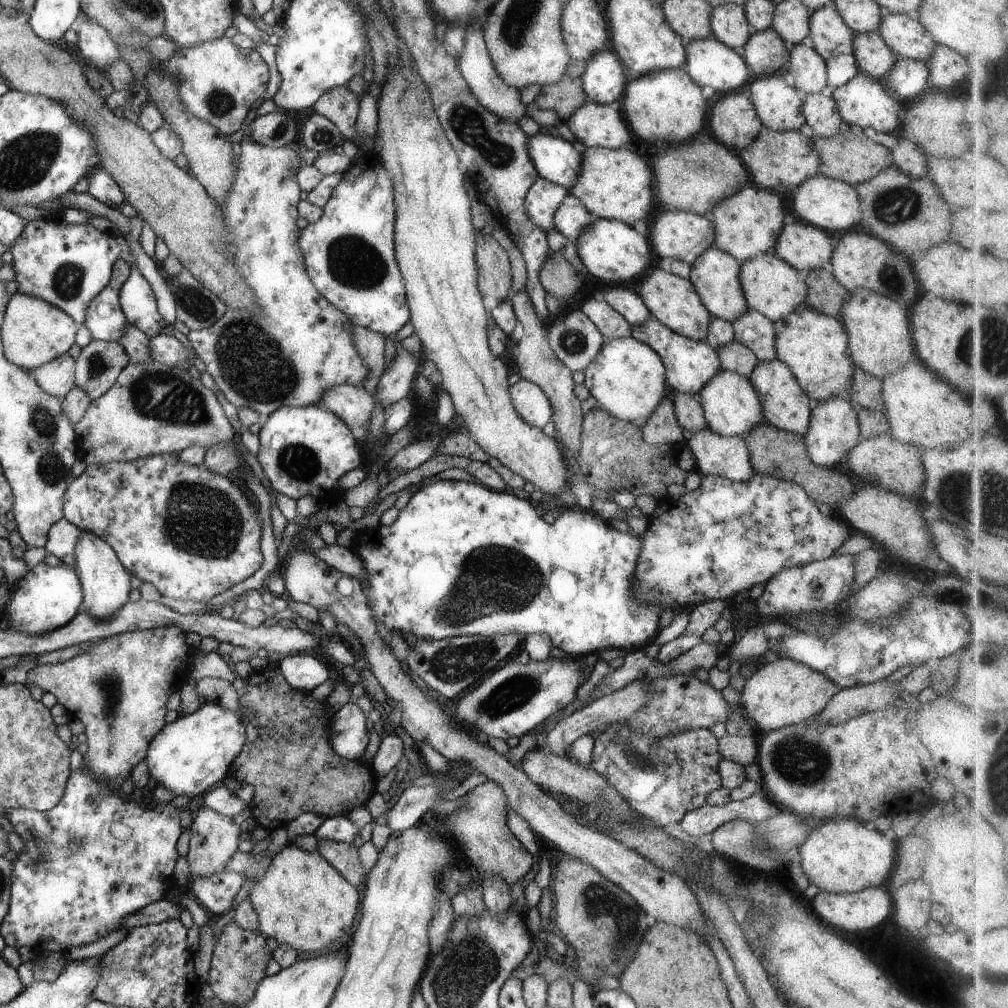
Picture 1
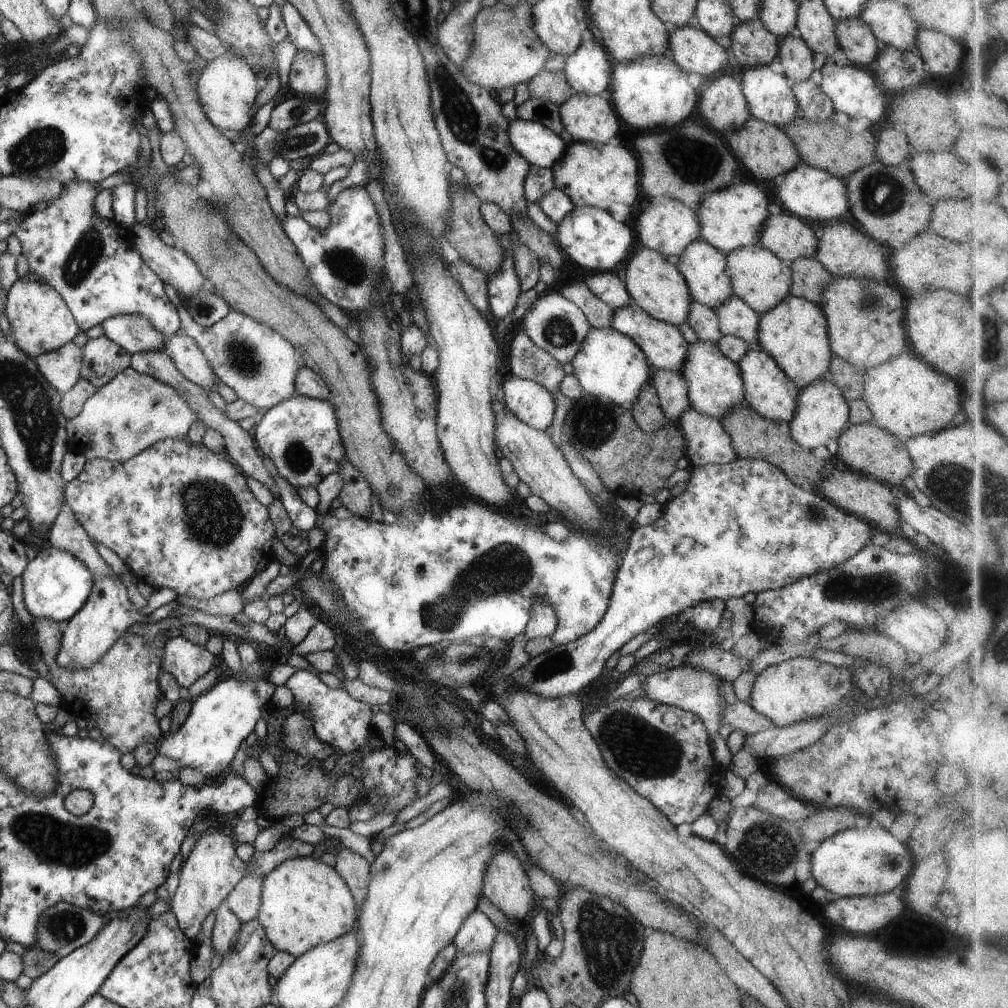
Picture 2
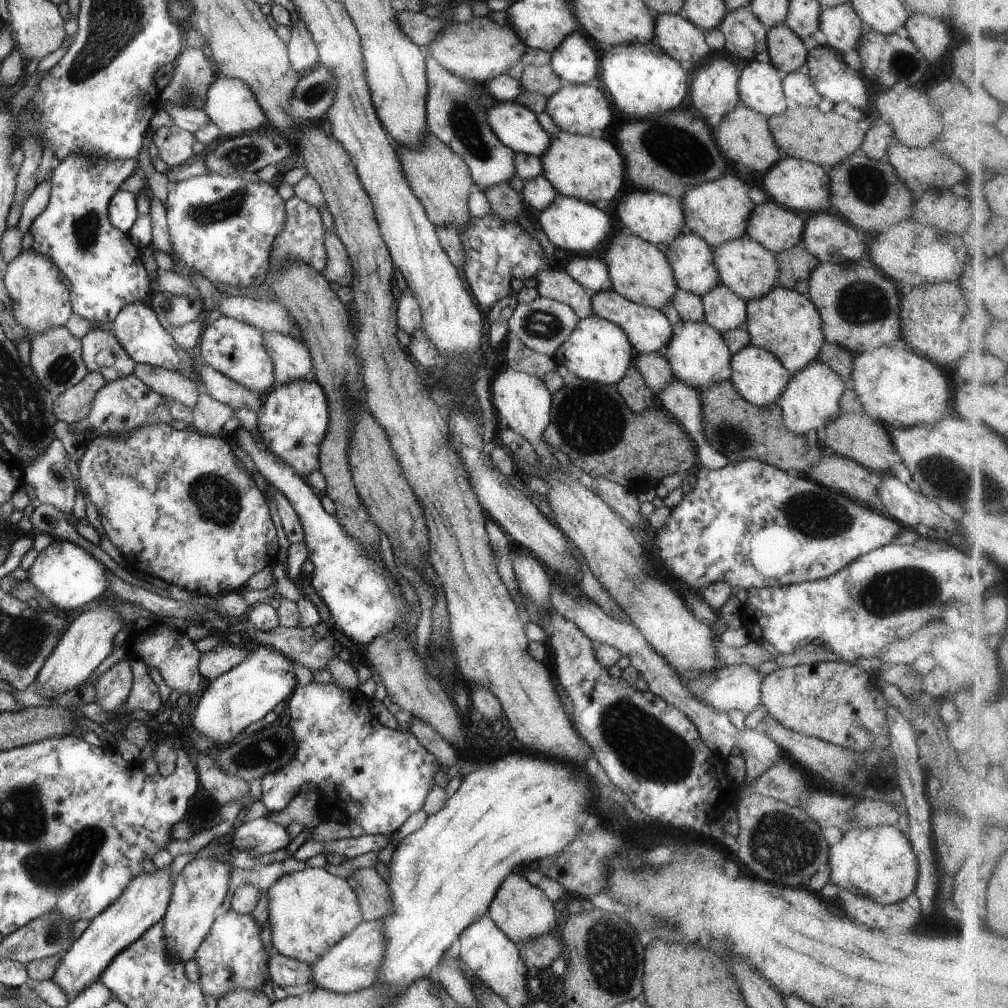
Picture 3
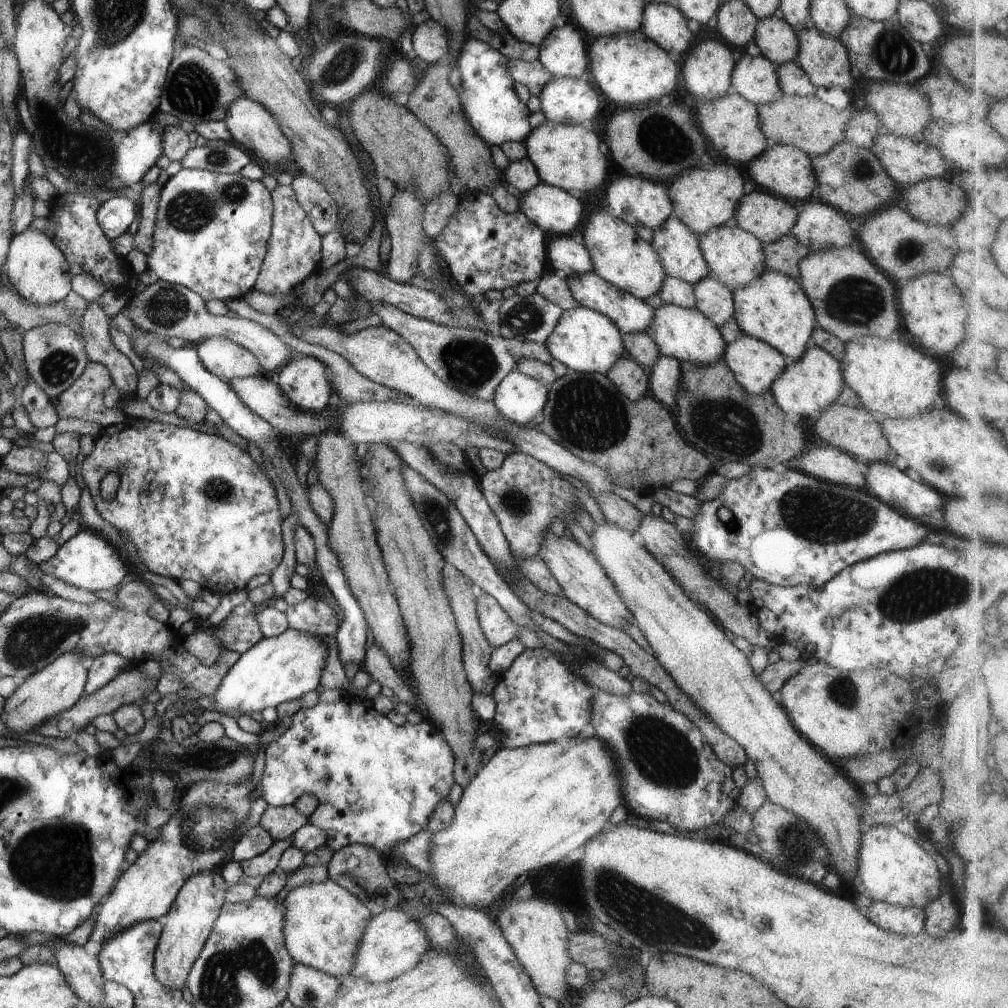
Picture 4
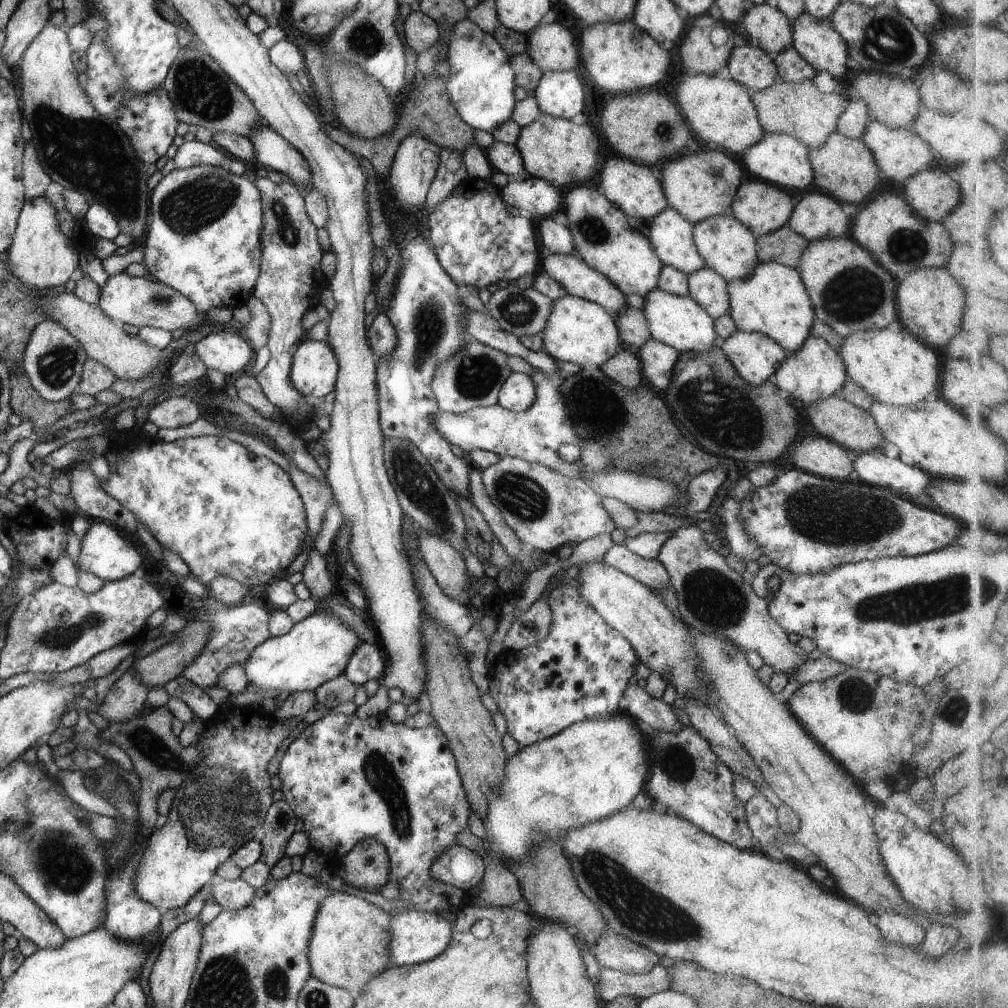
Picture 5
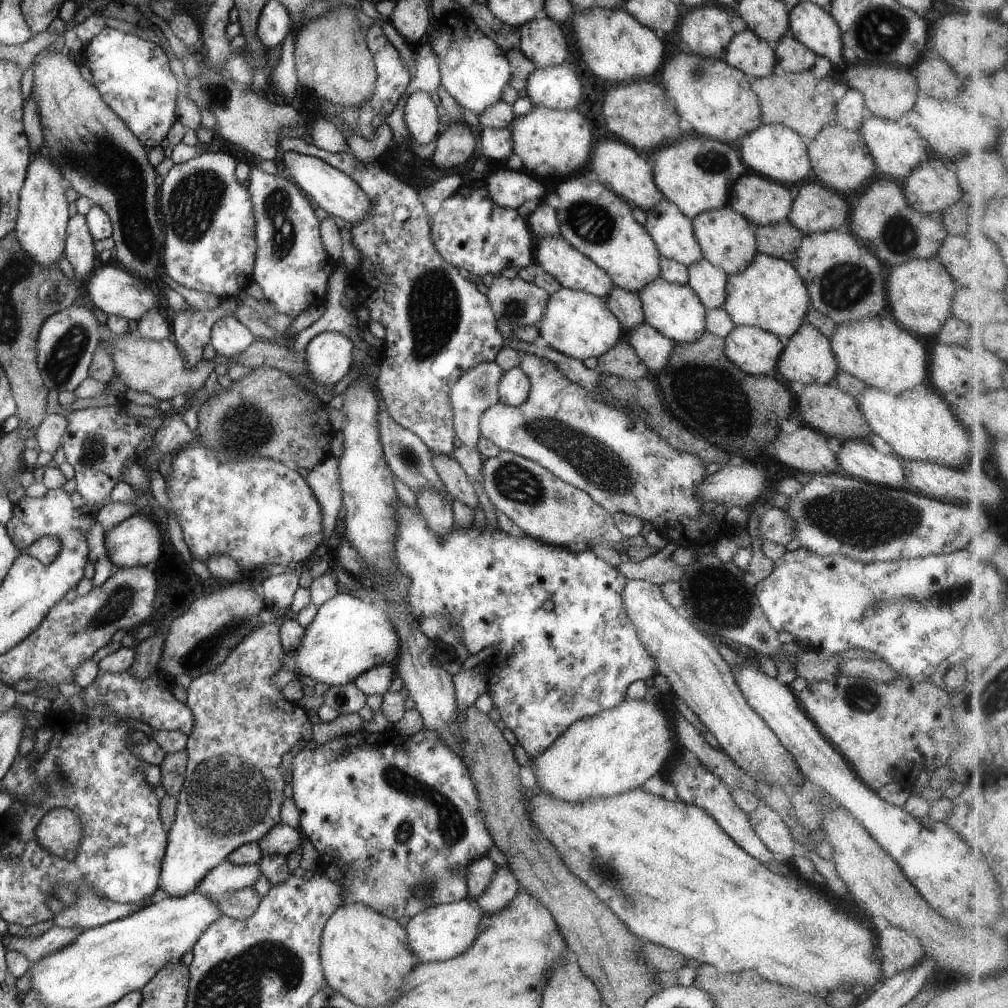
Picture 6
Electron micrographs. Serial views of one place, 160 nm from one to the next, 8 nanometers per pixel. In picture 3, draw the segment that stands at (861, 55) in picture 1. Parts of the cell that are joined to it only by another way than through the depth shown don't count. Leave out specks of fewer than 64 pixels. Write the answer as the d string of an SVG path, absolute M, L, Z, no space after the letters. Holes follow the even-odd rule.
M848 2L823 7L819 14L819 29L824 32L827 44L842 54L858 46L866 26Z

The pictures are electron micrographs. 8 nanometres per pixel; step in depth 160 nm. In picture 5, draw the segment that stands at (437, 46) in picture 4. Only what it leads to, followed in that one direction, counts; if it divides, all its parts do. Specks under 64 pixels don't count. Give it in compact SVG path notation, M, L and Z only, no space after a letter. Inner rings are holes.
M420 9L410 11L410 14L403 22L404 43L415 50L417 54L422 54L430 46L434 46L440 38L439 24L426 16Z

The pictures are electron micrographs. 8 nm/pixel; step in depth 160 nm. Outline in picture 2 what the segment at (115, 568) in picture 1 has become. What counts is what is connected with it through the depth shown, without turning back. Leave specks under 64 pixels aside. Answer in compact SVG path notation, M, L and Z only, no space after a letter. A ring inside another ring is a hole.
M95 577L94 592L90 600L68 621L62 633L60 641L62 649L55 656L56 664L71 671L79 671L95 665L130 626L142 622L145 618L136 605L128 599L128 592L120 578Z

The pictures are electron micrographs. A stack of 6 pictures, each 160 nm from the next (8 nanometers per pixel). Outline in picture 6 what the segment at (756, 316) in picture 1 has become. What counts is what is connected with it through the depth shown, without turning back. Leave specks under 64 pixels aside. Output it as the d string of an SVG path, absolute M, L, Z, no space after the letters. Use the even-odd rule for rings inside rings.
M702 259L688 267L687 285L696 293L706 310L723 306L727 275L720 266Z

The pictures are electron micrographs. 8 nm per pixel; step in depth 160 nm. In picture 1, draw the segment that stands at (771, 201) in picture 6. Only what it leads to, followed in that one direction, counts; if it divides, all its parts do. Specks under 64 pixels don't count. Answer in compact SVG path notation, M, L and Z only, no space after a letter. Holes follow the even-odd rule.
M796 220L792 224L784 225L783 230L780 230L780 236L778 236L773 252L778 258L806 274L809 270L831 262L833 246L833 236L828 232Z

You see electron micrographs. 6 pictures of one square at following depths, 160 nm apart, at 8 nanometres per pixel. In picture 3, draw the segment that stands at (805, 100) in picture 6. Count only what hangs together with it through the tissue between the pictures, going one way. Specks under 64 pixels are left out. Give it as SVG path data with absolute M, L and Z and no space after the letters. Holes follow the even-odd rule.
M791 105L783 113L769 116L767 121L782 158L804 159L825 168L841 163L847 156L859 152L865 135L854 124L854 120L834 111L822 112L819 107Z

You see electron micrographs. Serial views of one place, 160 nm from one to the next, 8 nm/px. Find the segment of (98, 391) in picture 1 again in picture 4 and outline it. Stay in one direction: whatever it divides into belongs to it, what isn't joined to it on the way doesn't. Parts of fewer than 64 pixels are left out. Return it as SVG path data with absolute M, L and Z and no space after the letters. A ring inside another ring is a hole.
M96 300L88 301L81 318L80 334L86 342L87 354L90 360L106 366L116 387L126 395L134 397L139 376L130 360L112 344L108 329L109 318L102 306Z

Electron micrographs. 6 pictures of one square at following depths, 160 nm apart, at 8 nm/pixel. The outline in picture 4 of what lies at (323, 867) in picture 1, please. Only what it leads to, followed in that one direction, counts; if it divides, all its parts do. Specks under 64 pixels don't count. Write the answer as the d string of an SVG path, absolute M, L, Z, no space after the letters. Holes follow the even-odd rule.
M332 879L321 883L305 883L293 888L285 897L285 943L296 964L304 965L340 980L351 978L357 947L365 927L374 915L353 894Z

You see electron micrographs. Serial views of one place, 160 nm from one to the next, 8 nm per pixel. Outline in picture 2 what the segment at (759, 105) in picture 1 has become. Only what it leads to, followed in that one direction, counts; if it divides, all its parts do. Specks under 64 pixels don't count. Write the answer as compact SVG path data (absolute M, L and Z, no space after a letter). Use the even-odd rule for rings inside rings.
M769 65L746 69L742 76L741 87L751 116L781 129L790 124L800 115L793 93L794 83L794 80L790 80L786 75L773 72Z

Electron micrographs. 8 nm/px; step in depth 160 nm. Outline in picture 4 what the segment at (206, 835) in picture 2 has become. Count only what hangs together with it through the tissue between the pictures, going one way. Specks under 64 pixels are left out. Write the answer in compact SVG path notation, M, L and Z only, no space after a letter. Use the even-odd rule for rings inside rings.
M218 870L196 873L180 889L172 908L167 912L166 924L155 949L155 977L168 988L182 990L194 961L198 958L214 921L225 903L225 892L229 884Z

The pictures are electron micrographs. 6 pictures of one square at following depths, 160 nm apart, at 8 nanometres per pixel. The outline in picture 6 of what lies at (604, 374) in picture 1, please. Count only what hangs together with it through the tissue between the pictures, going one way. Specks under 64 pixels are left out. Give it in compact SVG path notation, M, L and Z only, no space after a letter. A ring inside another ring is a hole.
M561 287L549 295L537 328L539 336L542 336L552 349L581 361L591 356L598 358L622 338L622 325L610 312L606 298L566 287Z

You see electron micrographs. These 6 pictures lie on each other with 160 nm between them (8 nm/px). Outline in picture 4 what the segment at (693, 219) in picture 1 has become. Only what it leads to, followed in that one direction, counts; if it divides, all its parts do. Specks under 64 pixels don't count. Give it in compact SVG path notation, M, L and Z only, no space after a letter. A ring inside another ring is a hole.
M620 171L620 176L612 176L612 180L606 186L605 205L614 217L627 222L634 228L645 226L655 231L668 217L673 216L672 201L666 193L666 185L662 183L642 178L640 175L626 175Z

